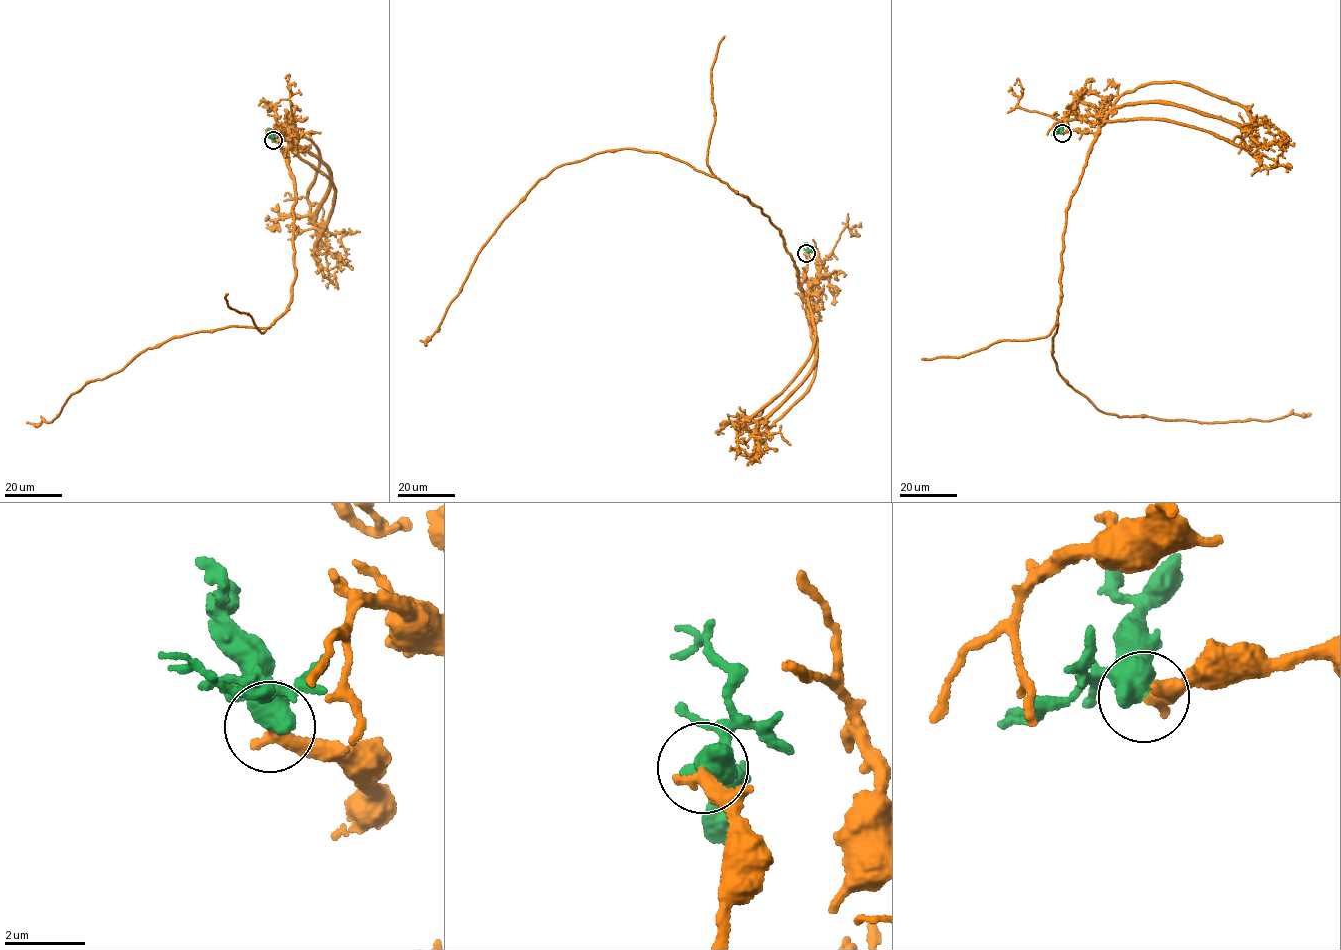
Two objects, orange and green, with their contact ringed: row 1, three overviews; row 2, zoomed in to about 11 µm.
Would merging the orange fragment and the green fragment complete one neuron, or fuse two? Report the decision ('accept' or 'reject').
accept

